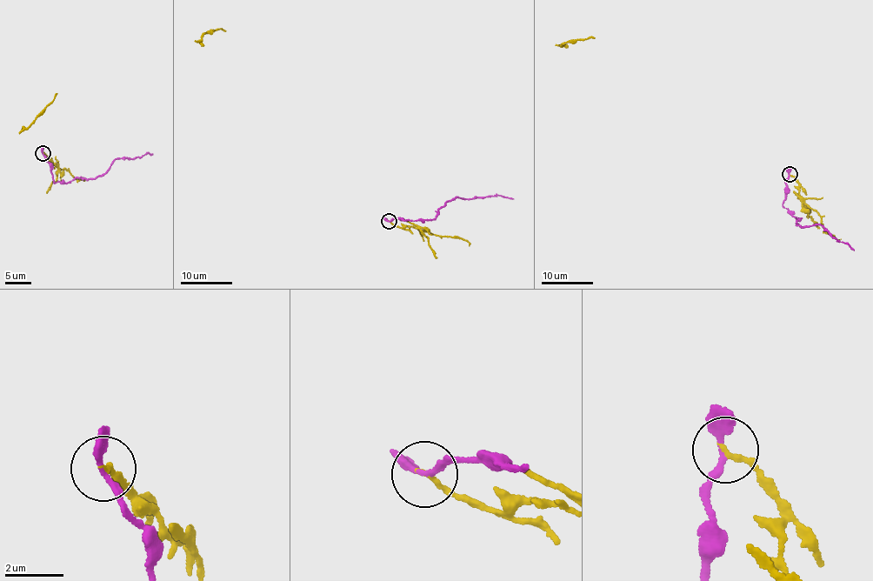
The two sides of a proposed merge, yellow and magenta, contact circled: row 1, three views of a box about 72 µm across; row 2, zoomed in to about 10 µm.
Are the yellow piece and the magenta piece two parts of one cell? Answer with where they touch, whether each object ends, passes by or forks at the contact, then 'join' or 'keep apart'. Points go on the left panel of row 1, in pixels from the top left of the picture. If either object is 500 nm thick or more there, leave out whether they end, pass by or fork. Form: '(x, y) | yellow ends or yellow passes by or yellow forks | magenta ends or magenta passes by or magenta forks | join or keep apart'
(43, 153) | yellow ends | magenta passes by | keep apart

